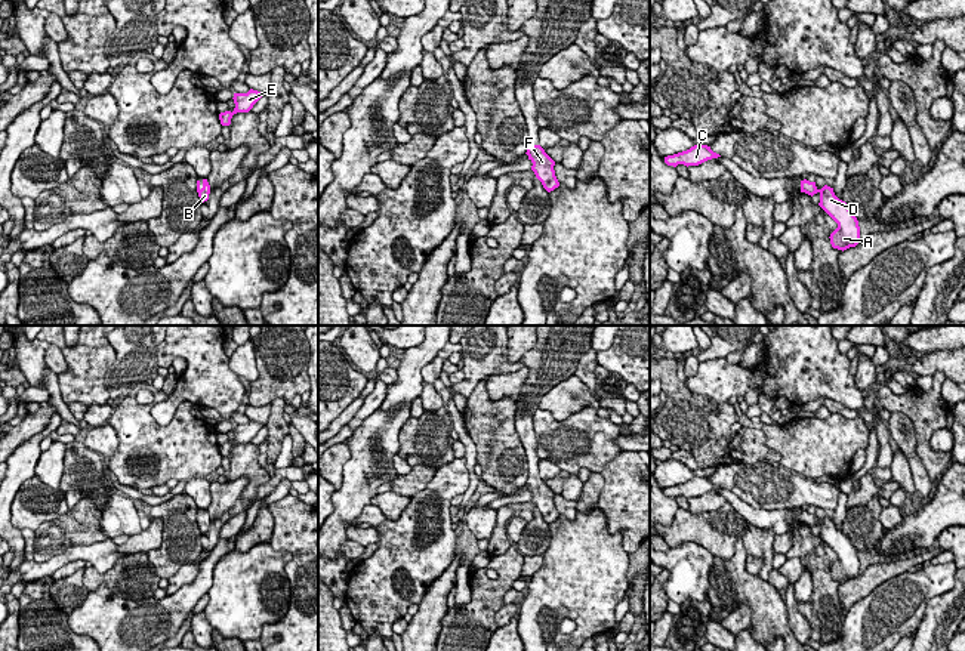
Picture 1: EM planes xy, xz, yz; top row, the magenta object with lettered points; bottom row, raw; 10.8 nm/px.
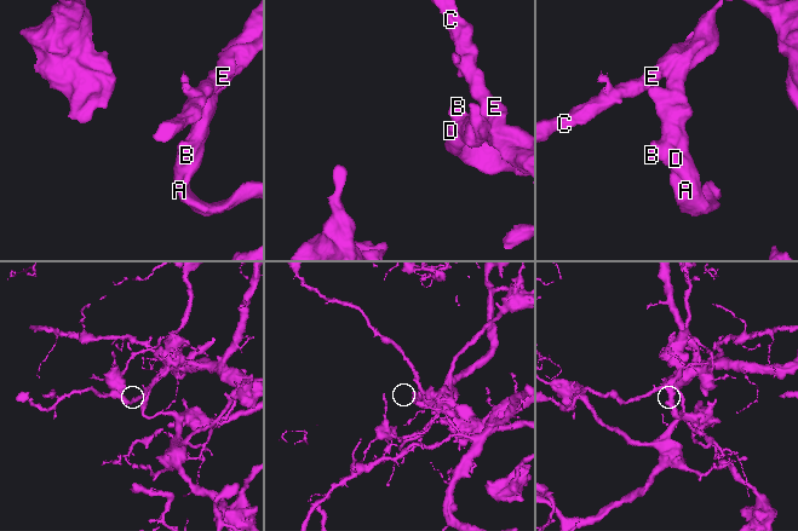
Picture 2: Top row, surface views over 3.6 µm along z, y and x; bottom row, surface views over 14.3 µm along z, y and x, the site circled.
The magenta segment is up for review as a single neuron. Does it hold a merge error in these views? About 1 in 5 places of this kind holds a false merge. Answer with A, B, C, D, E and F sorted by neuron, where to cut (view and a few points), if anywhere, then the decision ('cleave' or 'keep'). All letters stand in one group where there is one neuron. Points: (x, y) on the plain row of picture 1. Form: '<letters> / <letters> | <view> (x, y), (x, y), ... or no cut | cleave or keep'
A B C D E F | no cut | keep

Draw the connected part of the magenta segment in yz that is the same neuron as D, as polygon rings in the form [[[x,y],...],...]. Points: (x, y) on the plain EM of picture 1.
[[[804,510],[801,512],[801,524],[811,528],[818,524],[818,537],[838,555],[838,559],[829,568],[833,580],[844,583],[860,574],[858,552],[850,542],[850,537],[835,527],[833,519],[824,516],[818,521],[816,513]]]

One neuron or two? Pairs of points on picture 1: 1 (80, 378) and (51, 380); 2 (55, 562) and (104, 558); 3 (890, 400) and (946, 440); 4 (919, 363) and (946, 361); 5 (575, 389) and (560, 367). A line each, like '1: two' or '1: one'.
1: two
2: one
3: two
4: one
5: two

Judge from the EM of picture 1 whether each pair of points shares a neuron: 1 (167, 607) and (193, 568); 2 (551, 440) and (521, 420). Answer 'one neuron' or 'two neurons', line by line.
1: two neurons
2: two neurons

